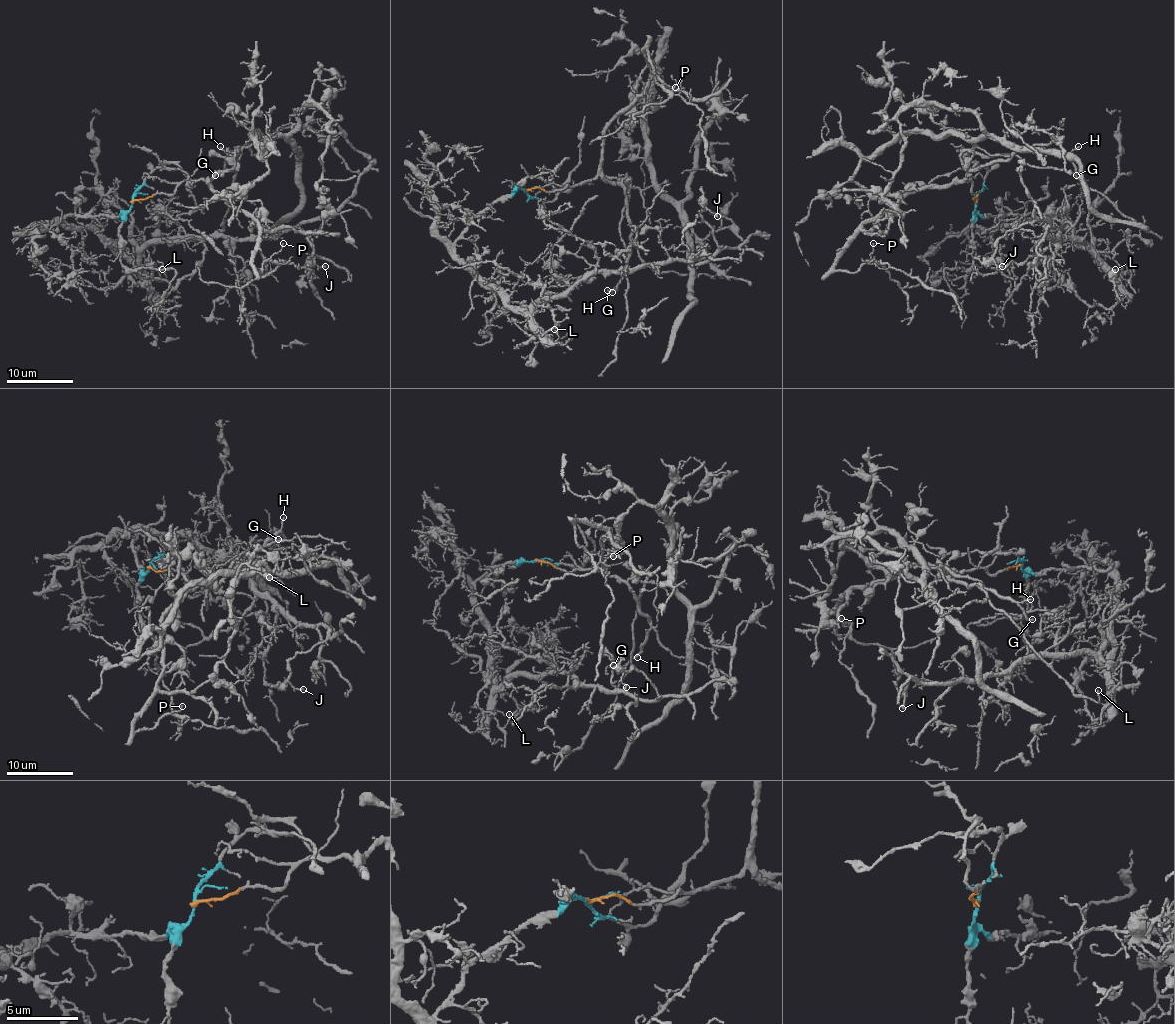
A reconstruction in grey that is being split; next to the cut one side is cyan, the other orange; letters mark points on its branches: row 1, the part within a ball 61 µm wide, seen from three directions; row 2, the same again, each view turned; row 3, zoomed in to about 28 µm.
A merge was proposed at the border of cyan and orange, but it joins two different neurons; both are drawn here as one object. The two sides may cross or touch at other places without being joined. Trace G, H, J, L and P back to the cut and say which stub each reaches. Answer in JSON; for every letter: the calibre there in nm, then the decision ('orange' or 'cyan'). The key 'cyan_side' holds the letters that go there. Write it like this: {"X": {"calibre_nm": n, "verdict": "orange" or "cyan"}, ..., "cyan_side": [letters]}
{"G": {"calibre_nm": 170, "verdict": "orange"}, "H": {"calibre_nm": 150, "verdict": "orange"}, "J": {"calibre_nm": 170, "verdict": "cyan"}, "L": {"calibre_nm": 120, "verdict": "cyan"}, "P": {"calibre_nm": 120, "verdict": "orange"}, "cyan_side": ["J", "L"]}

